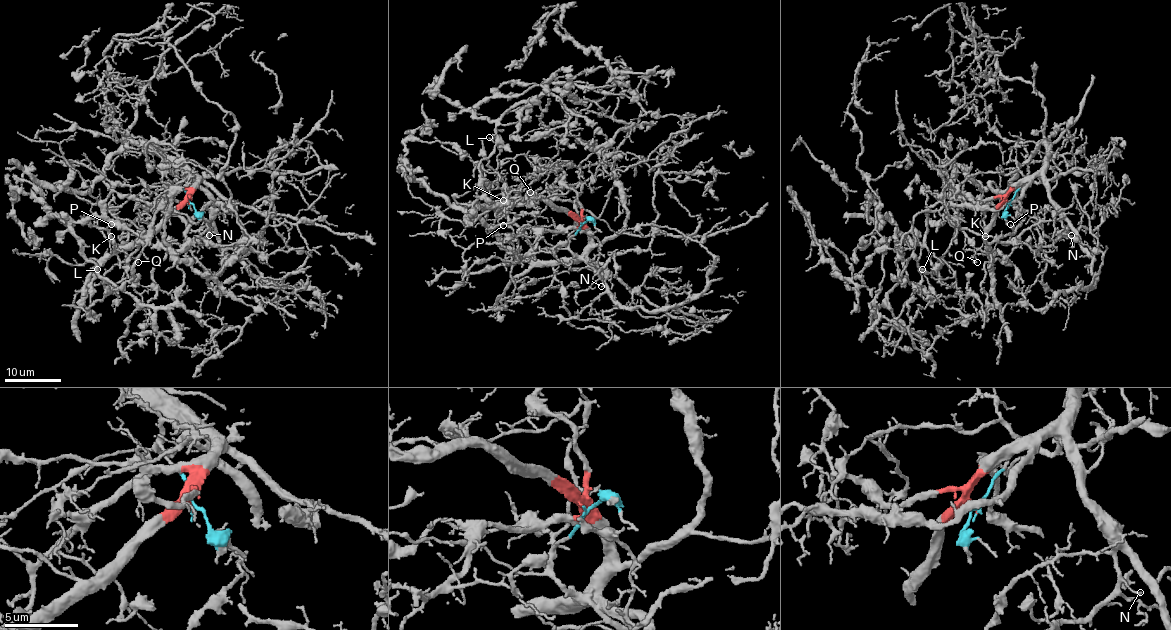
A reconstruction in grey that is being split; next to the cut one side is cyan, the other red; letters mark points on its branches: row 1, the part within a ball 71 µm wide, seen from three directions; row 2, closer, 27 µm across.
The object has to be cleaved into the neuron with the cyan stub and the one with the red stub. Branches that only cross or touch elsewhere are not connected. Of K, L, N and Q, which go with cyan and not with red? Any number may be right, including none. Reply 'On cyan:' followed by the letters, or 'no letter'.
On cyan: no letter

